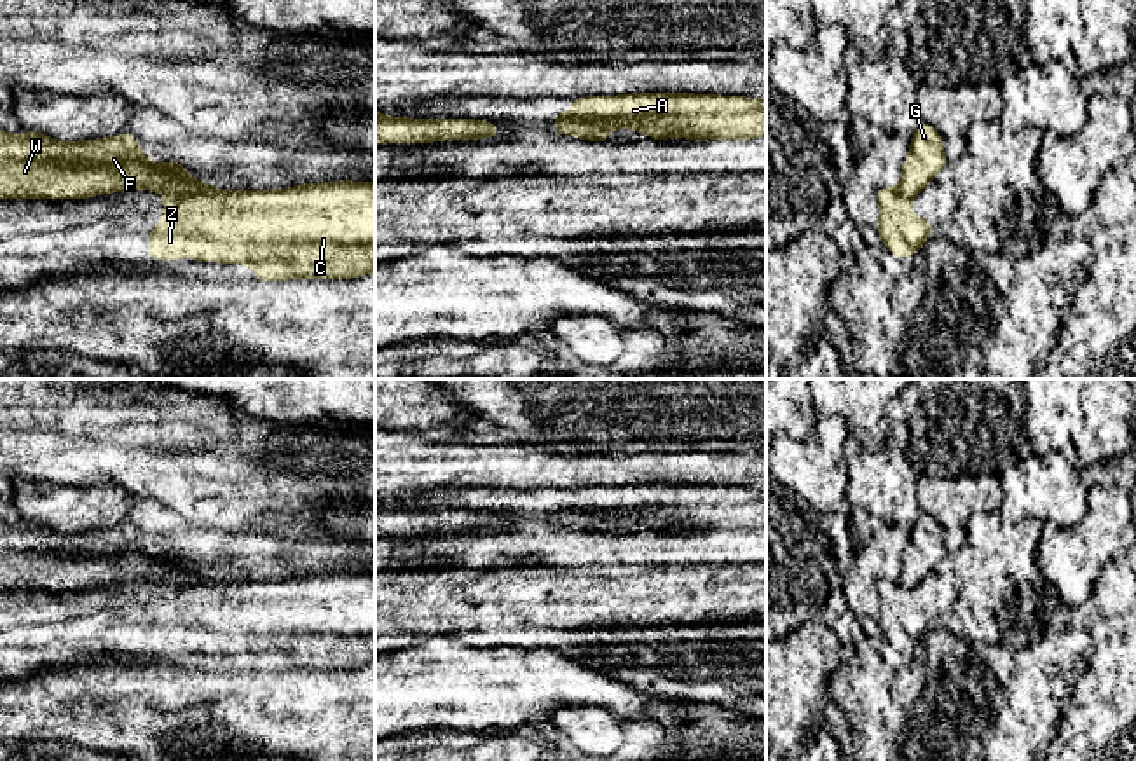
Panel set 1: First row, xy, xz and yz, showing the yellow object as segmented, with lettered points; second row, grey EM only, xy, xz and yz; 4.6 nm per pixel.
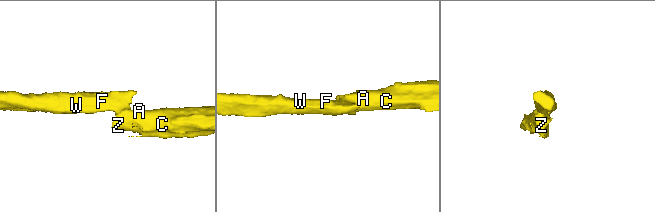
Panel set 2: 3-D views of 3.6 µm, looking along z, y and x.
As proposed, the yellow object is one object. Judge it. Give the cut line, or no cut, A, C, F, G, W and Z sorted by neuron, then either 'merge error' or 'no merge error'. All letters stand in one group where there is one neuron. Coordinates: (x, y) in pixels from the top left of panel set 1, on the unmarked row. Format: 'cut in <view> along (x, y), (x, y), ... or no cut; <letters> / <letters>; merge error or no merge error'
cut in xz along (555, 515), (583, 514), (606, 522); A C Z / F G W; merge error

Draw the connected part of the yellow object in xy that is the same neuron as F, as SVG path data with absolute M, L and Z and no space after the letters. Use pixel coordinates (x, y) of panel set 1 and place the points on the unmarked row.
M0 520L0 588L87 590L136 579L188 586L209 581L213 576L192 569L176 552L155 555L147 550L129 524L101 531L61 532L35 522L14 527Z

